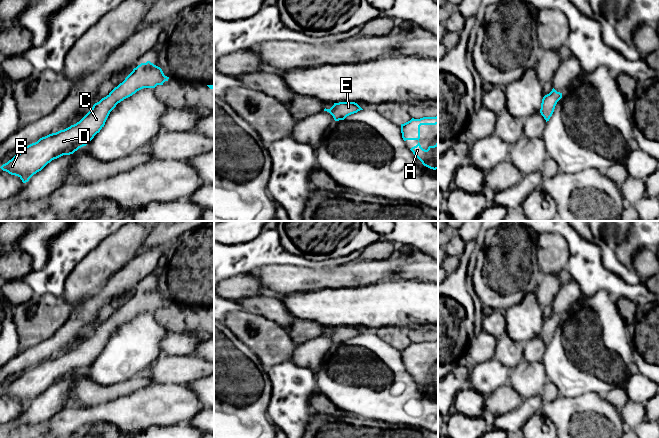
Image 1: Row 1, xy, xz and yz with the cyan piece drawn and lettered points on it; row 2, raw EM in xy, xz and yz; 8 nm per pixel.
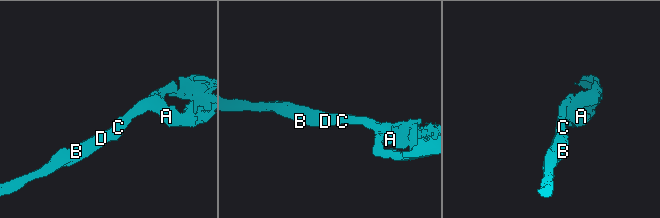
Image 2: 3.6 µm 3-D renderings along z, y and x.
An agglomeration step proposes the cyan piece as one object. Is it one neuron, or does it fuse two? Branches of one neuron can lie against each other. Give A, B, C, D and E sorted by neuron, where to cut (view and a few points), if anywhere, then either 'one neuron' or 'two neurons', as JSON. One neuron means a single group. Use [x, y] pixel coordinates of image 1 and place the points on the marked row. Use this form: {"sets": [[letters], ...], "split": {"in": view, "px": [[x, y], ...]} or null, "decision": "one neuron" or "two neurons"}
{"sets": [["A", "B", "C", "D", "E"]], "split": null, "decision": "one neuron"}

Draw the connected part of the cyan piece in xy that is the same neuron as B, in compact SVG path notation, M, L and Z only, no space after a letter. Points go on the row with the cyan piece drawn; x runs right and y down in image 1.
M150 61L141 63L106 97L95 103L79 122L26 146L0 168L18 176L23 183L28 182L52 160L73 154L86 146L104 127L110 112L118 103L143 88L163 85L168 79L162 69Z

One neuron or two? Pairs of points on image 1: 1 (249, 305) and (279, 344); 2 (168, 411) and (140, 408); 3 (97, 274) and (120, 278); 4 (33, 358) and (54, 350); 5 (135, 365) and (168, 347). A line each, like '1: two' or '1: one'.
1: two
2: one
3: two
4: one
5: two

